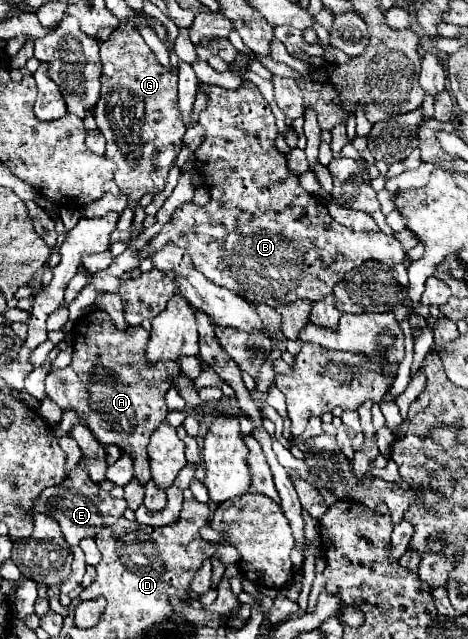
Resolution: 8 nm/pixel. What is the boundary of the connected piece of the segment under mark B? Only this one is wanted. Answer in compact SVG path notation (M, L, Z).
M242 81L242 85L234 91L226 91L216 85L202 85L204 95L208 95L206 109L200 111L198 123L204 127L206 135L202 145L196 149L196 167L204 177L204 183L210 191L210 203L204 207L196 205L182 205L172 215L170 223L166 223L146 249L142 249L136 257L136 253L130 253L128 249L118 255L108 269L98 271L92 281L78 293L76 301L68 307L70 321L78 319L78 313L84 307L94 305L94 299L102 293L118 293L118 283L122 279L130 277L132 269L138 269L140 261L150 257L150 251L158 251L158 247L172 241L174 245L188 251L188 255L194 261L194 267L202 271L212 283L222 285L252 303L266 303L270 307L278 307L278 303L292 303L294 299L322 299L324 295L332 293L334 283L344 277L354 267L360 267L364 261L374 259L386 265L402 263L404 249L402 245L392 237L384 235L382 231L350 231L348 227L336 223L328 209L318 203L318 199L304 191L298 183L298 177L290 173L286 167L286 157L276 149L274 139L278 137L278 127L274 113L268 105L268 101L262 97L258 87L250 81Z

